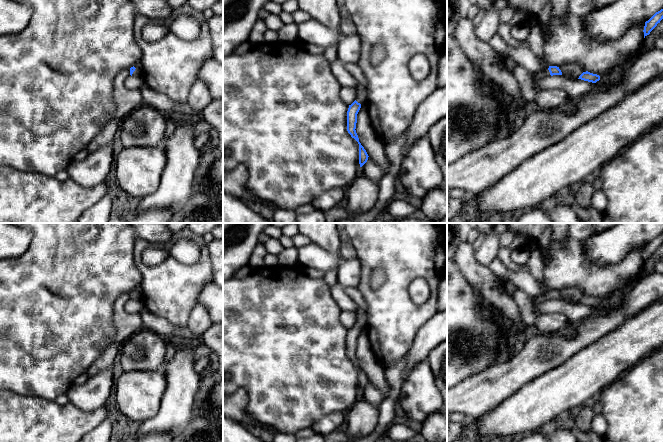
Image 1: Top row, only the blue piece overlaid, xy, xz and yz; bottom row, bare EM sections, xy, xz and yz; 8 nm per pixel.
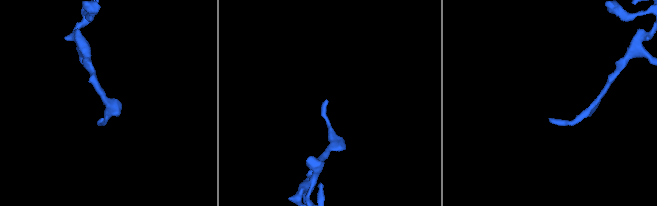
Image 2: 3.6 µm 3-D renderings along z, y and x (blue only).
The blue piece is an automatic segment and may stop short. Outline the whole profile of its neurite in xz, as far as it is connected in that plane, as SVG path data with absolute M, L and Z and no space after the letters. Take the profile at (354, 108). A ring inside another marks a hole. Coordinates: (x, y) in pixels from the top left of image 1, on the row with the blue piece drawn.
M344 64L344 66L345 66L345 68L350 72L350 74L356 79L356 81L360 84L360 88L359 88L358 90L356 90L356 99L355 99L355 101L354 101L351 105L349 105L349 108L348 108L348 111L347 111L347 131L348 131L348 133L351 135L351 137L354 138L354 139L358 142L358 144L359 144L359 164L360 164L360 167L362 167L362 166L367 162L369 156L368 156L366 150L364 149L364 147L363 147L363 146L361 145L361 143L359 142L359 138L358 138L358 135L357 135L355 129L356 129L356 123L357 123L357 114L358 114L358 112L359 112L359 110L360 110L360 108L361 108L361 105L362 105L362 104L365 104L366 101L367 101L366 78L365 78L365 75L364 75L363 71L362 71L361 68L358 66L358 64Z

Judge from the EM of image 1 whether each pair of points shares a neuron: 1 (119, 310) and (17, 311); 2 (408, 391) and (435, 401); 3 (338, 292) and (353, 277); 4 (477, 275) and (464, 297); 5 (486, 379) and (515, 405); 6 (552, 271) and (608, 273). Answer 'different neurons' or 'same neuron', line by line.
1: different neurons
2: same neuron
3: different neurons
4: different neurons
5: different neurons
6: same neuron

